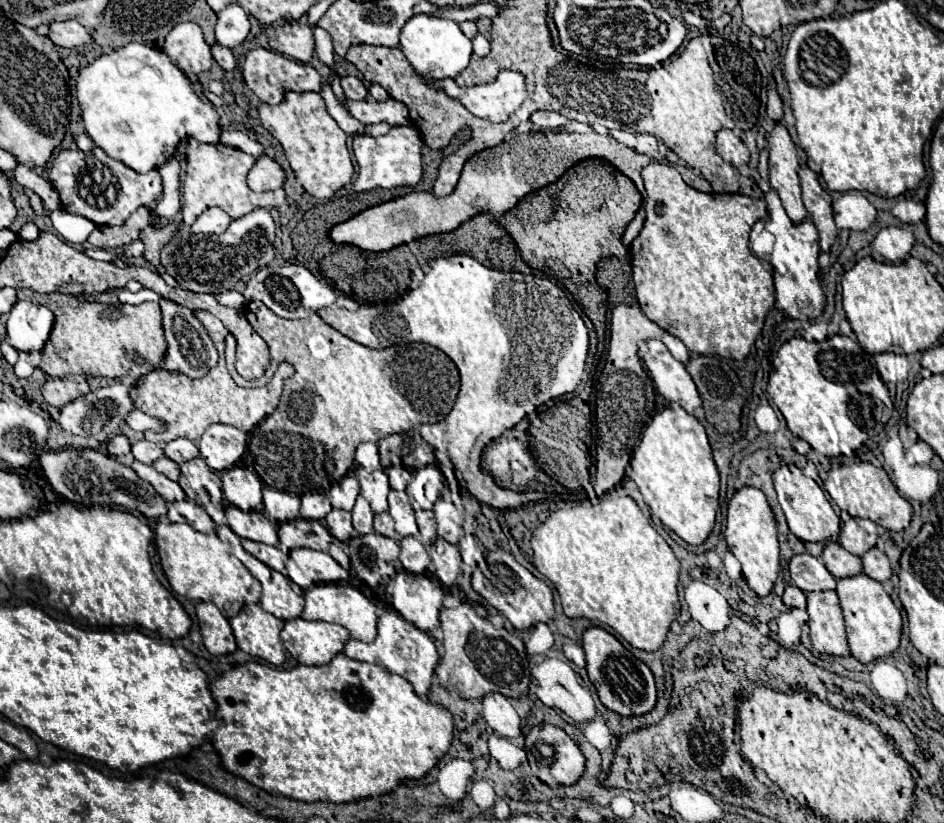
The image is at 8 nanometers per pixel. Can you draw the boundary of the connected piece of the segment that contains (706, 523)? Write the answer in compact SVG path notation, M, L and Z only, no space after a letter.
M678 404L656 412L642 433L630 466L630 478L638 484L650 512L684 542L702 544L714 528L720 482L704 426Z

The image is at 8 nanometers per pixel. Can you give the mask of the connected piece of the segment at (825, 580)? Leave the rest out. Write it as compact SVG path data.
M808 552L798 554L790 560L790 574L794 586L804 592L822 592L836 588L836 578L828 572L824 562L810 556Z

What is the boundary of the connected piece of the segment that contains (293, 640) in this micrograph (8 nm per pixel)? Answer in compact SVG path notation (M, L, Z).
M304 618L286 620L280 632L284 648L306 666L328 664L338 652L344 650L350 638L348 630L330 622L308 622Z

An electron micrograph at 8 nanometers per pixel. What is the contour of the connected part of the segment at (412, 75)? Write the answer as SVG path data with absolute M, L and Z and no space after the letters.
M356 44L356 46L352 46L348 50L346 60L350 60L360 70L360 74L364 76L366 82L378 82L394 100L406 104L406 108L410 112L410 124L420 130L420 134L424 136L422 140L426 144L448 144L450 138L460 128L468 126L472 130L472 138L464 146L460 146L454 154L442 158L442 162L438 166L438 178L436 178L434 190L432 190L432 194L438 196L438 198L440 196L448 196L456 188L458 178L460 178L460 172L462 172L462 166L466 164L466 160L472 154L476 154L480 150L486 150L486 148L492 148L492 146L498 146L500 142L504 142L506 134L510 130L514 130L514 122L512 120L502 122L502 124L492 124L488 120L482 120L478 116L472 116L458 100L444 96L444 92L436 90L428 78L420 76L410 66L410 62L406 60L406 56L402 54L400 48L384 48L384 46Z

